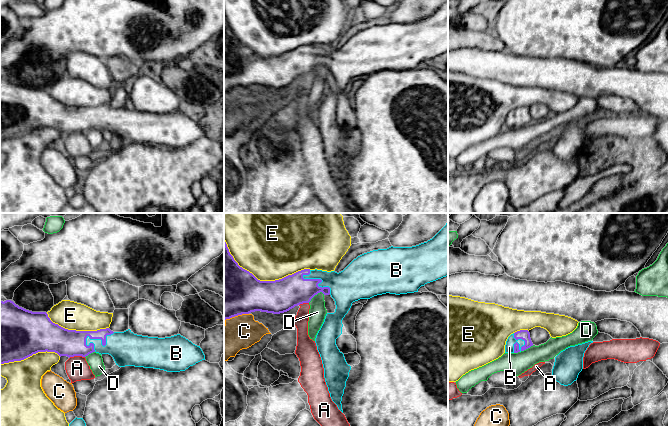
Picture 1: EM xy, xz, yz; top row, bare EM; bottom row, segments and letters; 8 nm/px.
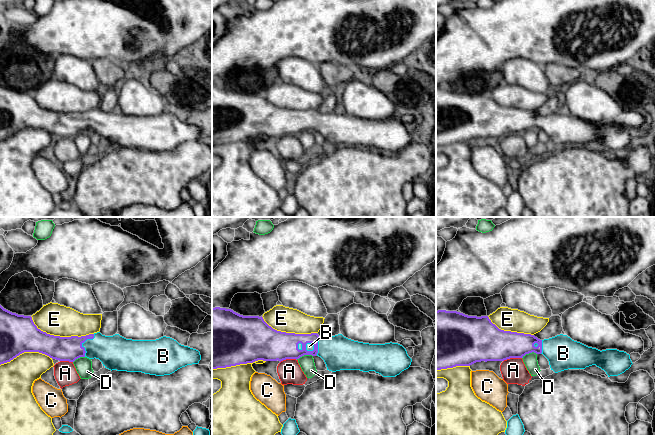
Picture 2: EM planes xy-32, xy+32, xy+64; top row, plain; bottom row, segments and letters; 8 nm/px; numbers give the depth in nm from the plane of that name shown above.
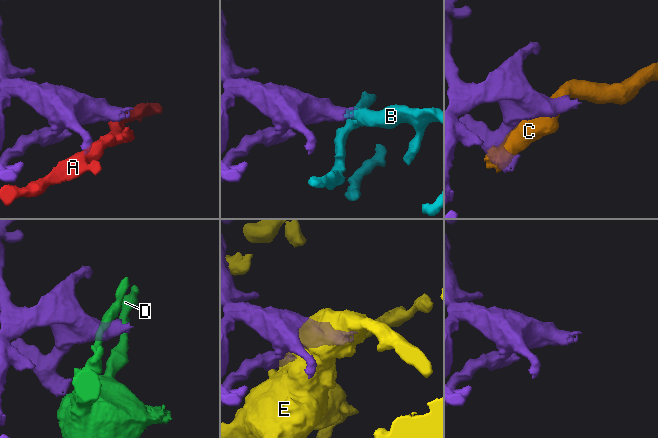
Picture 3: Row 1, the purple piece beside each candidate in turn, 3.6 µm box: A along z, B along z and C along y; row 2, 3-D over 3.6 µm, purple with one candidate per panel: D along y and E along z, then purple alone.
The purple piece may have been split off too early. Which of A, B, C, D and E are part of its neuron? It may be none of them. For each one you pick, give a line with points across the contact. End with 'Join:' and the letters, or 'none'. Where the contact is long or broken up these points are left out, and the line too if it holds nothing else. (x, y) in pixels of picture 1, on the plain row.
B: runs through xy (71, 119), (88, 112), (102, 117), (127, 125)
Join: B

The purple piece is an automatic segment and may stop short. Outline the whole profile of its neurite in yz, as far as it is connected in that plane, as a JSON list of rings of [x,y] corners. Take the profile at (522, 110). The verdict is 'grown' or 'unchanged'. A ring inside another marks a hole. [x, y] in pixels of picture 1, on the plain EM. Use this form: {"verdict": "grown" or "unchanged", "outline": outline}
{"verdict": "grown", "outline": [[[520,106],[511,110],[505,121],[505,129],[518,129],[533,122],[528,106]]]}

